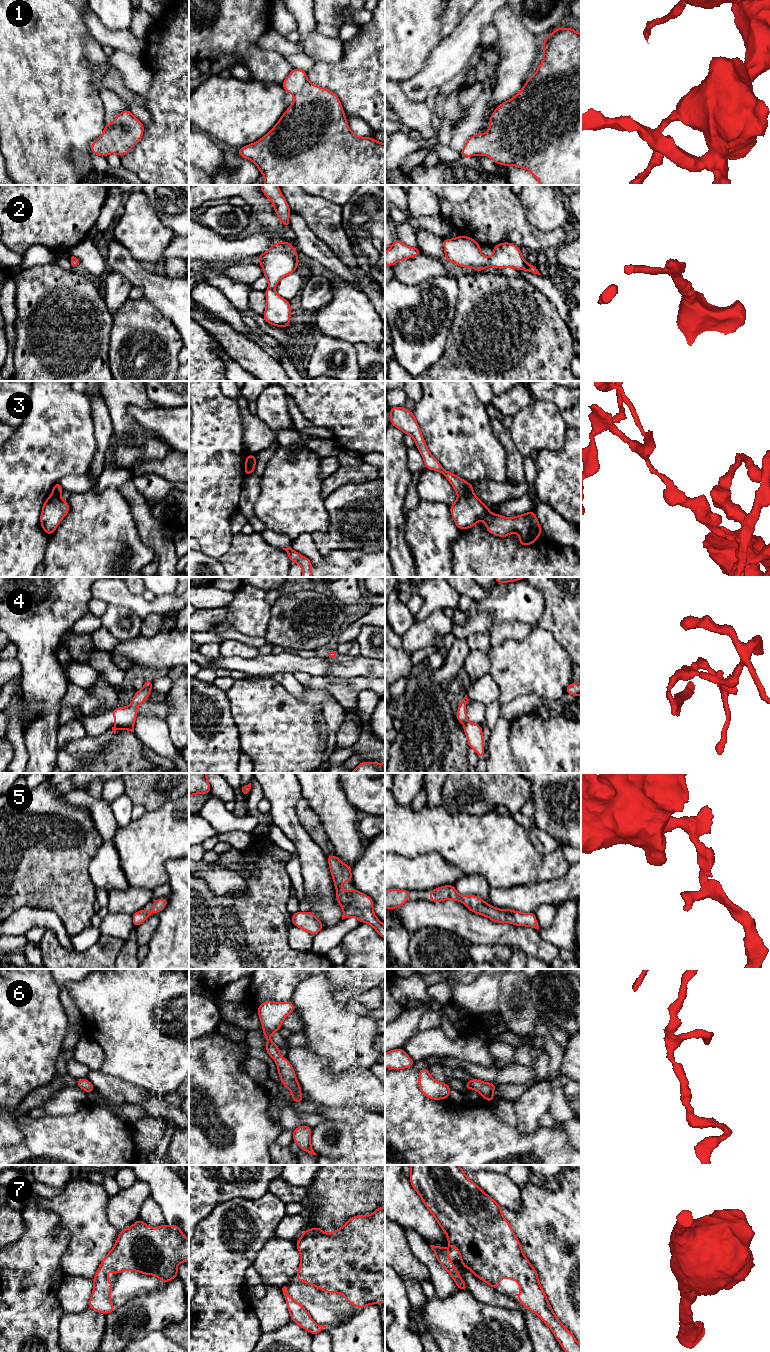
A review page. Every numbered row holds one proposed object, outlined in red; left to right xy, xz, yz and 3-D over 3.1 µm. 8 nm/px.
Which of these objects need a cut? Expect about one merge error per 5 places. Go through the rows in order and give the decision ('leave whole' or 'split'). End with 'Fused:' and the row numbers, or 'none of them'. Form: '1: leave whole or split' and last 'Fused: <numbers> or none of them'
1: leave whole
2: leave whole
3: split
4: split
5: leave whole
6: leave whole
7: leave whole
Fused: 3, 4

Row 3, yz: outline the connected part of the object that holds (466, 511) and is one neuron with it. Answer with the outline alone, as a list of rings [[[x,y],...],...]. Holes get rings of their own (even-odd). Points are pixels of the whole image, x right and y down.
[[[474,493],[469,496],[458,497],[450,506],[452,518],[459,530],[471,528],[479,520],[486,524],[487,531],[495,536],[507,537],[516,532],[522,546],[533,544],[542,534],[539,521],[534,510],[525,514],[506,518],[493,514]]]

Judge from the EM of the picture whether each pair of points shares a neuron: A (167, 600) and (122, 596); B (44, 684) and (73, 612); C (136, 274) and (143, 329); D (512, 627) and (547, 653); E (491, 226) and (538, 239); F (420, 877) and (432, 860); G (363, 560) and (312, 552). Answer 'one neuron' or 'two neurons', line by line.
A: one neuron
B: one neuron
C: two neurons
D: two neurons
E: one neuron
F: one neuron
G: one neuron

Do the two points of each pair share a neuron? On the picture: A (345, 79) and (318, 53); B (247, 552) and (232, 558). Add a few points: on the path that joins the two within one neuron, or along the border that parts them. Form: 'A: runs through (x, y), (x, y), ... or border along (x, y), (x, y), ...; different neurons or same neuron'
A: border along (343, 44), (343, 56), (339, 60), (315, 62); different neurons
B: runs through (243, 556), (236, 558); same neuron

